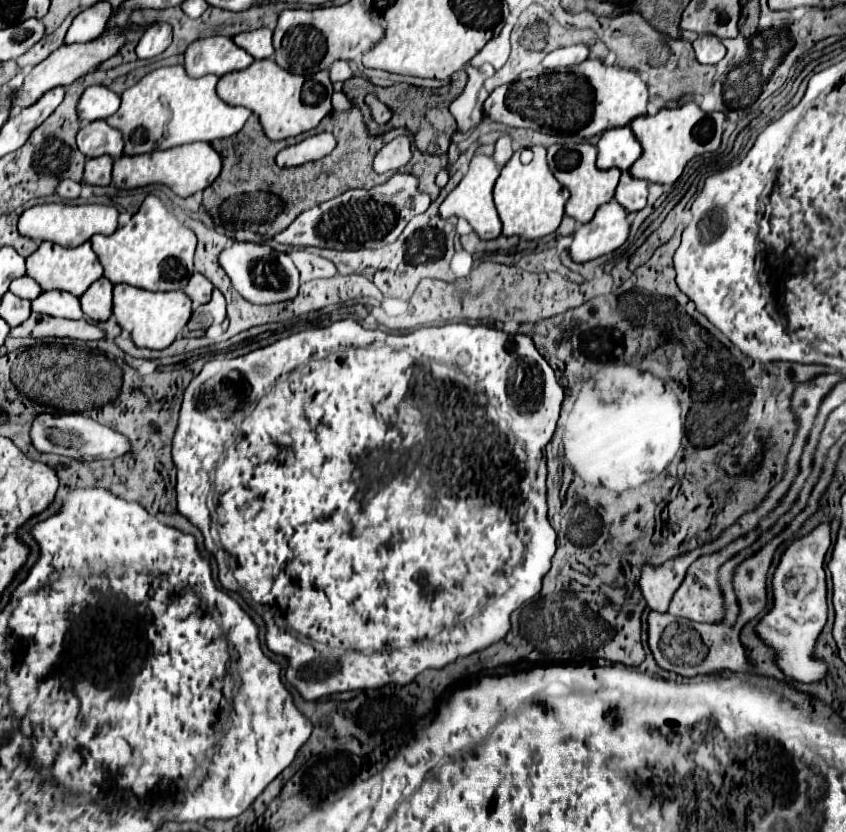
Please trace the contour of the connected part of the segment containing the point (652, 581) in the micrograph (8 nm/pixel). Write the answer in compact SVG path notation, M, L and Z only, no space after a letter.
M696 549L692 553L678 557L678 559L670 559L660 567L650 567L650 565L642 567L640 589L642 589L642 595L652 611L660 611L660 613L668 611L676 587L680 587L688 567L700 555L702 555L700 549Z

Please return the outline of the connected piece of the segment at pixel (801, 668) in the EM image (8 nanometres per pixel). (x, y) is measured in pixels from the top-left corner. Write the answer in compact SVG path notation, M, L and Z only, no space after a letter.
M820 525L808 537L794 541L774 573L774 607L762 617L756 627L758 635L776 649L778 667L802 683L818 683L828 675L828 663L816 659L816 639L828 621L828 599L826 599L826 571L824 557L830 549L830 527Z

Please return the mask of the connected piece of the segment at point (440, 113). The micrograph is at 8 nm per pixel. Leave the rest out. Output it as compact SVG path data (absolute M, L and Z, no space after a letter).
M458 71L458 73L452 75L452 79L450 79L448 85L438 87L438 89L424 89L422 91L422 89L412 87L412 85L398 85L398 87L388 87L388 89L376 87L376 95L386 105L392 105L392 111L394 111L392 127L400 127L400 123L402 123L402 127L406 127L406 129L412 131L418 149L424 151L424 153L434 155L434 153L446 151L446 143L442 145L440 139L450 139L452 133L456 131L456 119L452 117L452 113L450 113L448 107L464 91L466 81L468 81L468 75L464 71Z

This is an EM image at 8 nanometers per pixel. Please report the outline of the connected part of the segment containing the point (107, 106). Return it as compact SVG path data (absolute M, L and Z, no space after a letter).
M106 85L88 87L78 103L81 127L92 121L98 121L98 119L108 119L110 115L114 115L118 111L118 107L120 107L118 93L114 93Z

